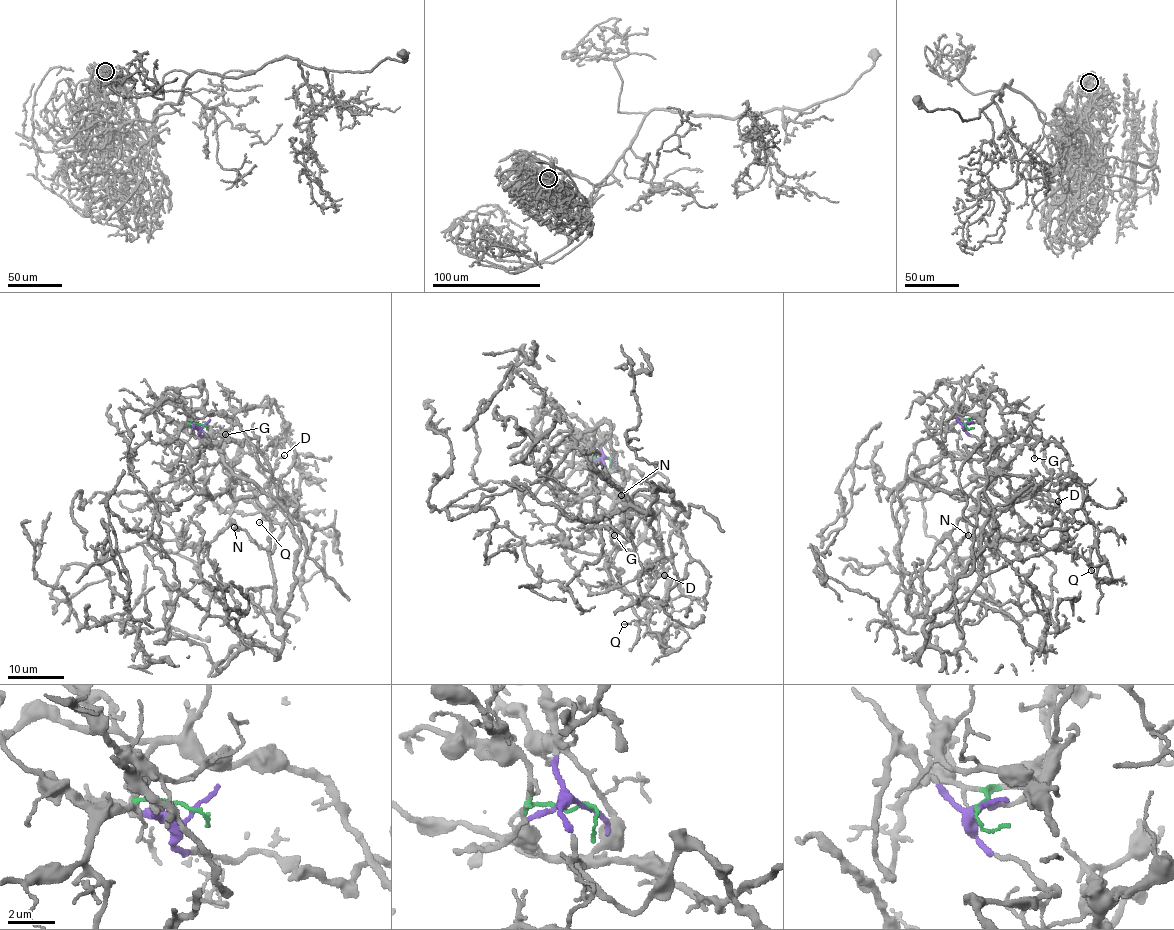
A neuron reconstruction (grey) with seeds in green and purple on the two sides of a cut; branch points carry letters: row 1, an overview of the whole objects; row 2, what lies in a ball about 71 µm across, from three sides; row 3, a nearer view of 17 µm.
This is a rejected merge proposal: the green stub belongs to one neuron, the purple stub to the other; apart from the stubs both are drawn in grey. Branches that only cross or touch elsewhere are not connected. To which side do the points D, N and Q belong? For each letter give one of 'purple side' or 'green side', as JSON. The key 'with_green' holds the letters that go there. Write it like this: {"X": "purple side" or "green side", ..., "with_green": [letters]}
{"D": "green side", "N": "purple side", "Q": "green side", "with_green": ["D", "Q"]}

